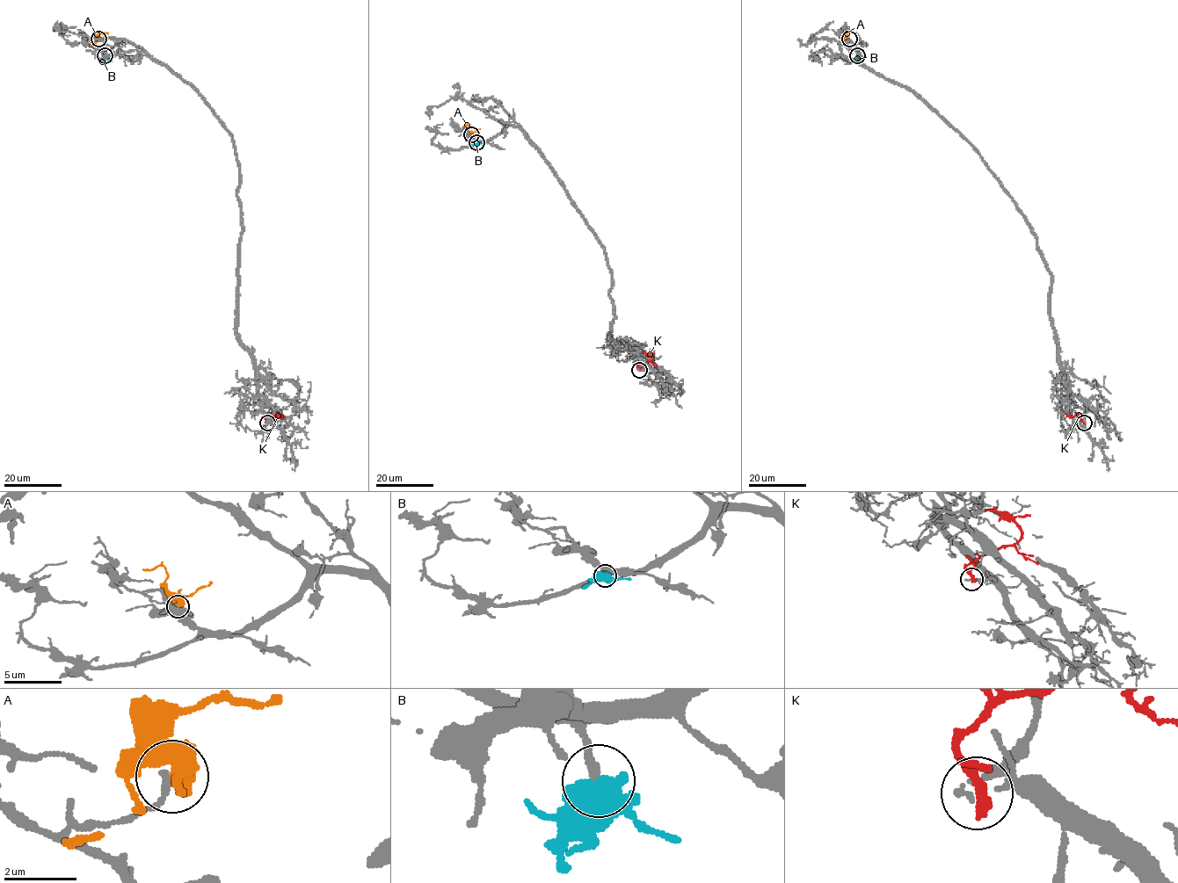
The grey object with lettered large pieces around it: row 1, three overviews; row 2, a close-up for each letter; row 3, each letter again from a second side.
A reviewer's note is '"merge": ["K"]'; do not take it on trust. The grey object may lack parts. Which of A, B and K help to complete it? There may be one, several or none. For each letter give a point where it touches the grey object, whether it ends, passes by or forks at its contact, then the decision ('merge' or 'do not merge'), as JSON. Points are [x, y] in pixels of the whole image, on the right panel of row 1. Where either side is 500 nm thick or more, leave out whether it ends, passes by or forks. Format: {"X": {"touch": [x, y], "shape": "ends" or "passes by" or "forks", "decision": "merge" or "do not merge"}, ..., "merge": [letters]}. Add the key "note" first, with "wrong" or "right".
{"note": "wrong", "A": {"touch": [849, 39], "shape": "passes by", "decision": "do not merge"}, "B": {"touch": [857, 55], "decision": "merge"}, "K": {"touch": [1084, 423], "shape": "passes by", "decision": "do not merge"}, "merge": ["B"]}

